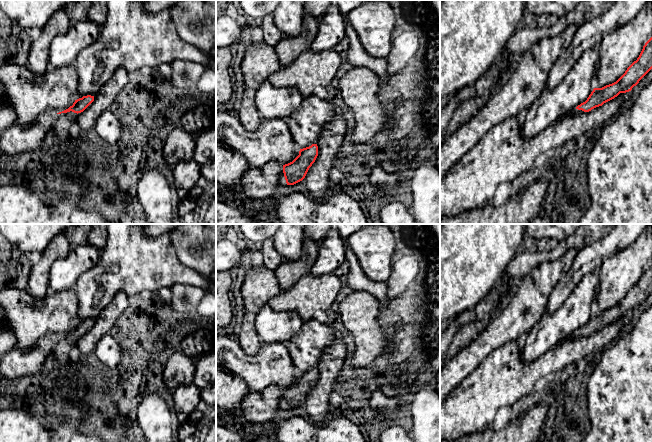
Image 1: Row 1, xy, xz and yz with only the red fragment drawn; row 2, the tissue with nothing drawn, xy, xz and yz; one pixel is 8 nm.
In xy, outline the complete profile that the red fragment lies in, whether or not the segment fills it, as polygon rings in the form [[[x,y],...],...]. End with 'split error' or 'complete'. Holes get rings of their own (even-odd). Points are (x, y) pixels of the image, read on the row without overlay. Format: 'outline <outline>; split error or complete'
outline [[[83,320],[75,324],[68,333],[56,338],[53,349],[42,367],[43,376],[58,372],[70,361],[70,351],[76,345],[77,338],[83,336],[93,325],[94,320]]]; split error

